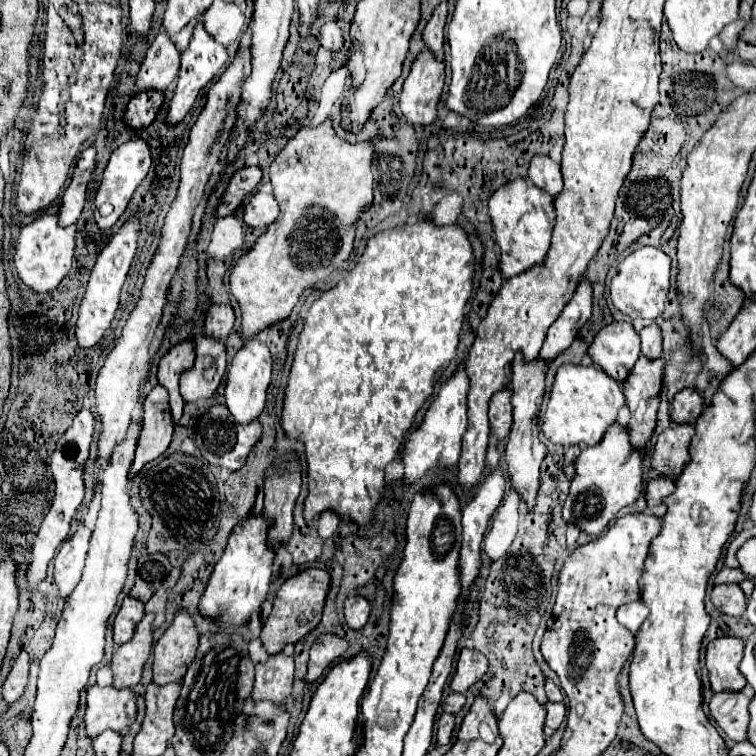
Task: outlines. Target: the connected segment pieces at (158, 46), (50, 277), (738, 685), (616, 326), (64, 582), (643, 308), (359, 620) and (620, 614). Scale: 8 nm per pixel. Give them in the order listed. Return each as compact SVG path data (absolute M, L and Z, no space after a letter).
M161 31L151 43L137 79L135 79L135 95L141 91L167 91L167 87L175 81L179 73L181 53L175 49L175 43L169 39L165 31Z
M41 215L29 225L25 225L19 233L13 251L13 265L19 279L37 293L53 291L71 269L75 255L75 233L77 233L77 225L59 227L55 215Z
M719 637L707 645L707 671L713 691L741 691L747 681L739 671L743 639Z
M613 321L595 335L587 355L609 377L625 381L641 355L641 339L629 321Z
M81 525L77 529L77 533L61 545L61 549L55 557L53 577L59 587L59 595L65 599L71 595L77 581L81 579L81 569L85 567L89 537L91 537L91 529Z
M641 247L633 253L629 253L619 265L617 275L609 283L609 297L611 303L631 319L645 317L645 319L657 319L663 313L663 303L667 299L667 293L671 288L671 259L667 253L663 253L657 247Z
M361 595L347 597L347 601L345 601L345 623L351 629L361 629L367 623L369 613L371 613L371 607L369 607L365 597L361 597Z
M633 601L633 603L627 603L623 605L619 611L617 611L617 619L631 629L631 633L637 633L641 623L645 621L645 617L649 615L649 609L643 601Z

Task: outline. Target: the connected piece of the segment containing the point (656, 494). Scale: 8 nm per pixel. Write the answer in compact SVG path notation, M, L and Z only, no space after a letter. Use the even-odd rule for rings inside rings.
M655 477L647 483L645 487L645 499L647 499L647 509L657 515L663 517L665 515L665 503L663 499L667 495L671 495L675 491L675 483L667 477Z

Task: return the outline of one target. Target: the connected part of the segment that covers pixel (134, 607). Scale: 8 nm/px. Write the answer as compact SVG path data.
M125 597L123 599L123 605L113 621L113 641L117 645L129 641L133 637L133 631L135 631L135 625L137 621L143 617L143 603L133 599L133 597Z

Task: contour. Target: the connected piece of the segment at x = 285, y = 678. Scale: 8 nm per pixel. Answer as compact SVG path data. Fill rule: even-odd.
M285 651L271 655L265 663L257 663L251 697L283 703L291 695L293 667L293 655Z

